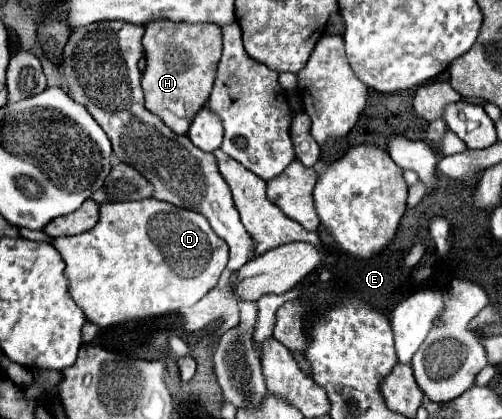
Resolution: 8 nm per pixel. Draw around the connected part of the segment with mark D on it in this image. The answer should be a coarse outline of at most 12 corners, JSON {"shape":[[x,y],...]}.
{"shape":[[154,197],[52,243],[98,327],[190,307],[228,245]]}

